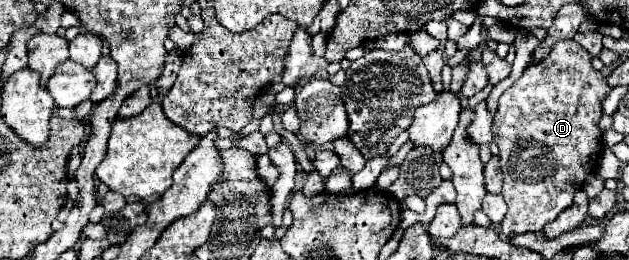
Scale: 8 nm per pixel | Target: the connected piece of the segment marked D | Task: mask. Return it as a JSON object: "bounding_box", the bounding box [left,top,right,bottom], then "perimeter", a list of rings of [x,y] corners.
{"bounding_box":[492,40,610,240],"perimeter":[[[562,40],[554,44],[552,52],[540,64],[528,66],[524,76],[500,98],[492,134],[500,148],[500,164],[504,172],[502,196],[508,204],[508,212],[500,228],[502,236],[508,240],[526,232],[540,232],[544,224],[556,220],[558,214],[572,204],[574,194],[600,162],[604,132],[598,128],[598,120],[602,118],[602,98],[610,92],[610,86],[606,84],[606,78],[592,68],[590,60],[592,56],[574,40]]]}

